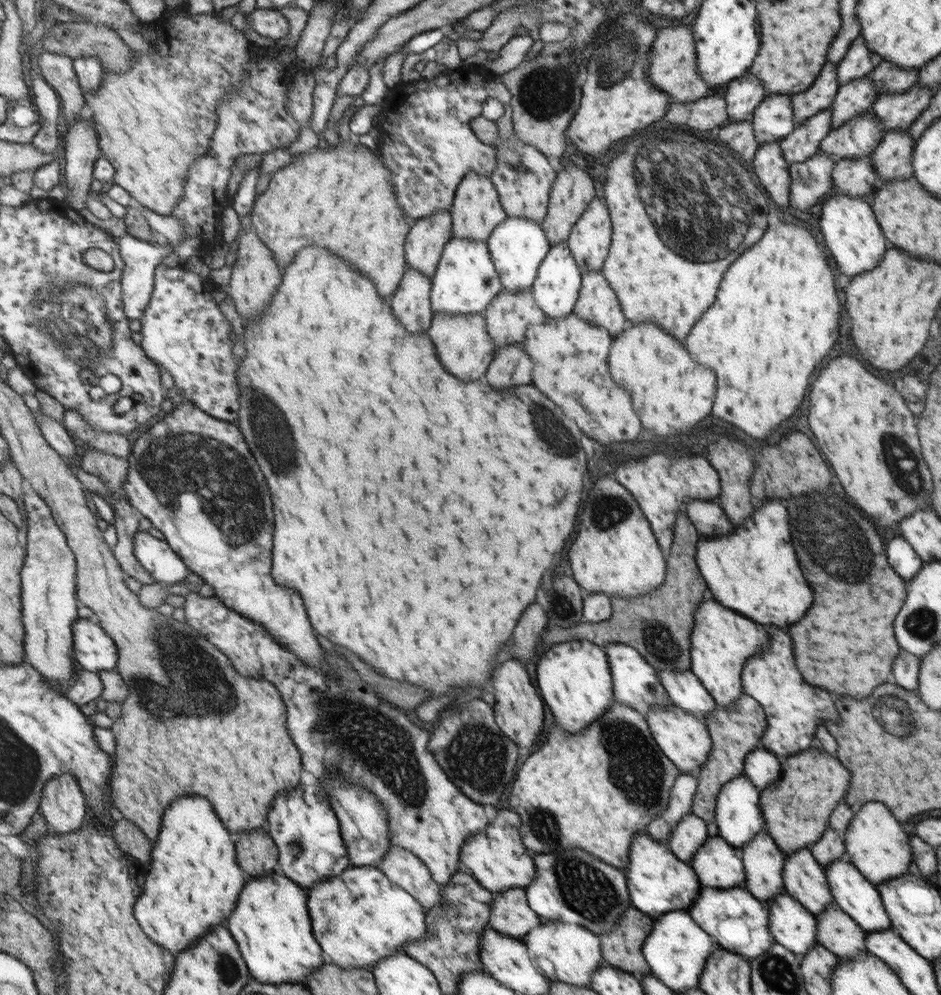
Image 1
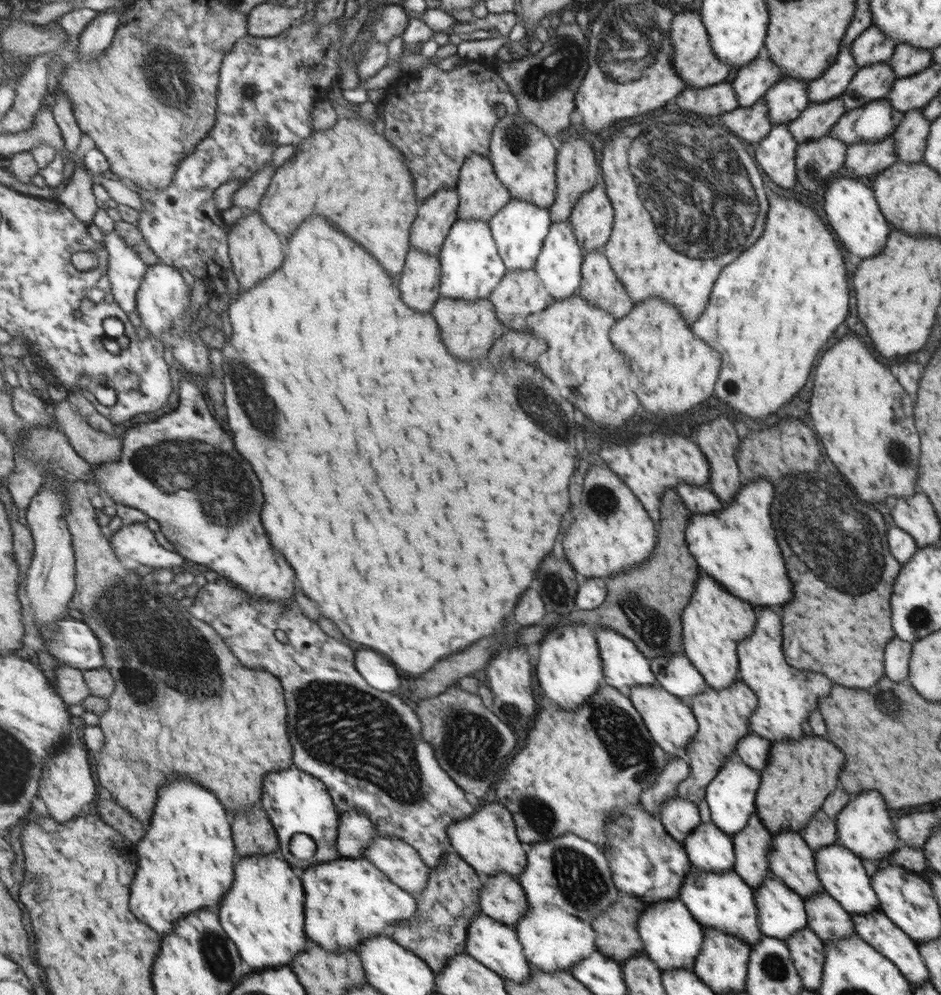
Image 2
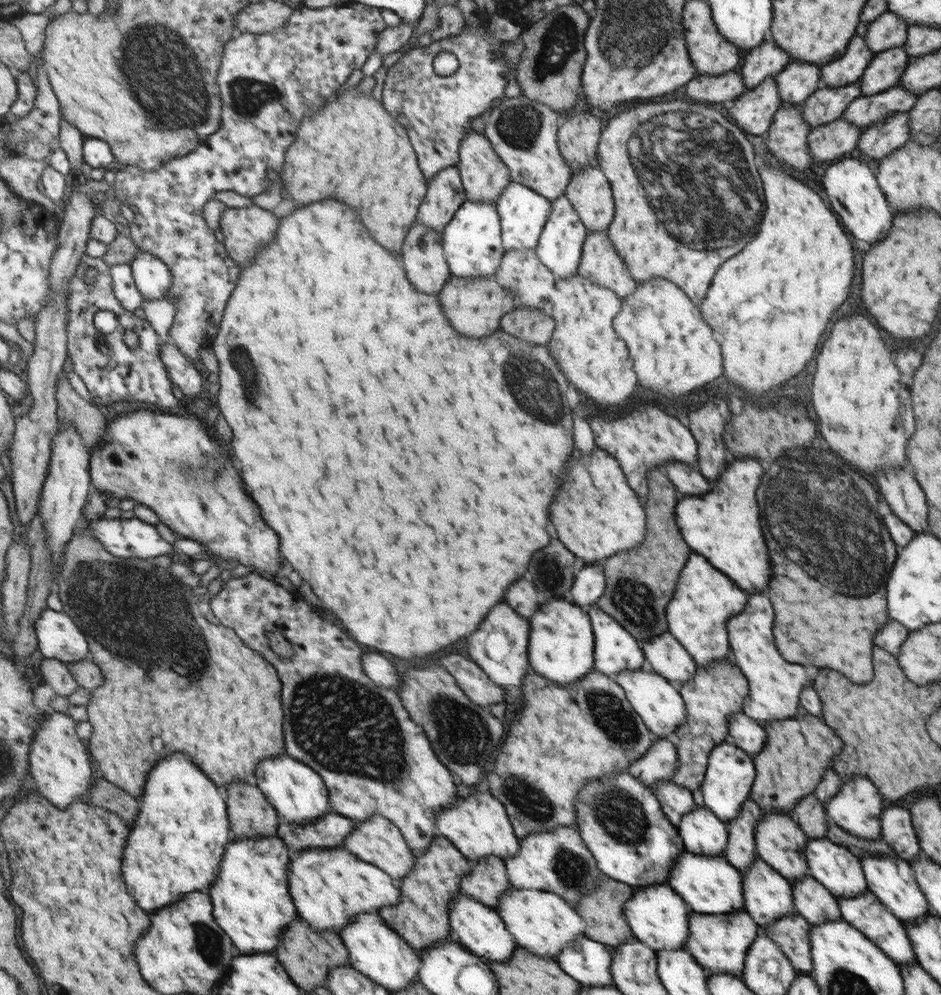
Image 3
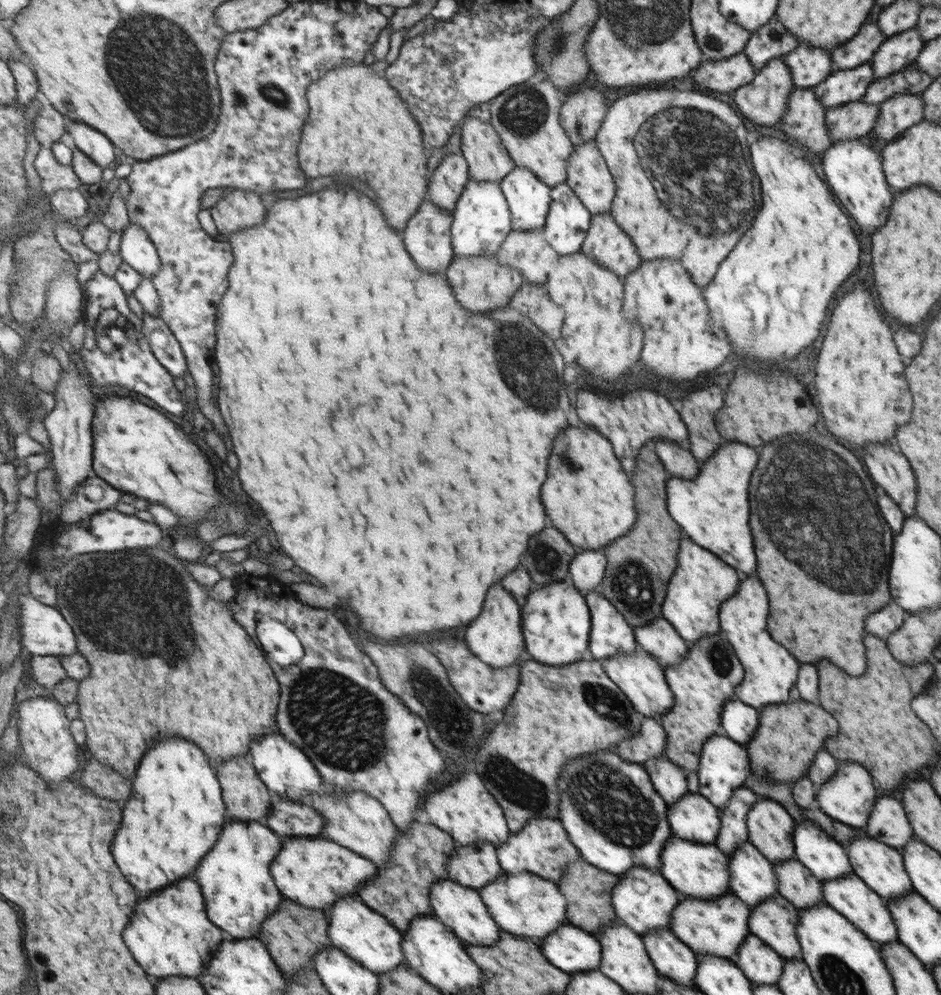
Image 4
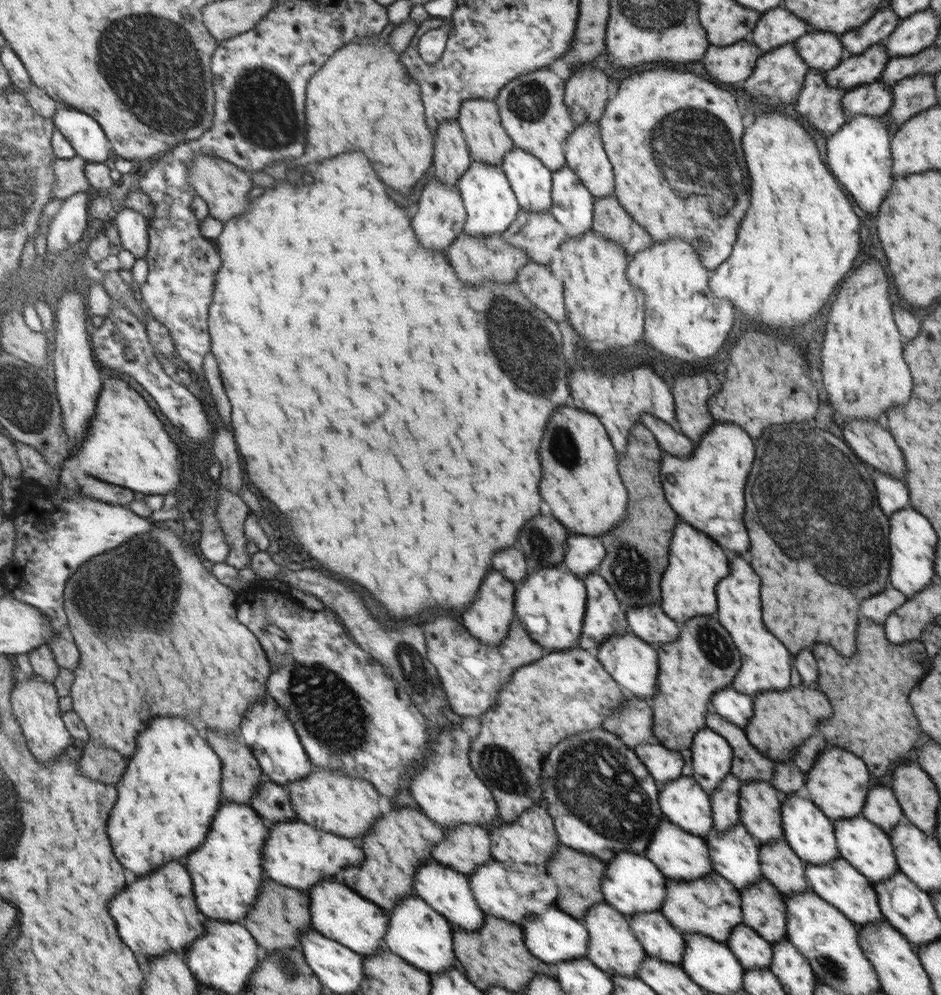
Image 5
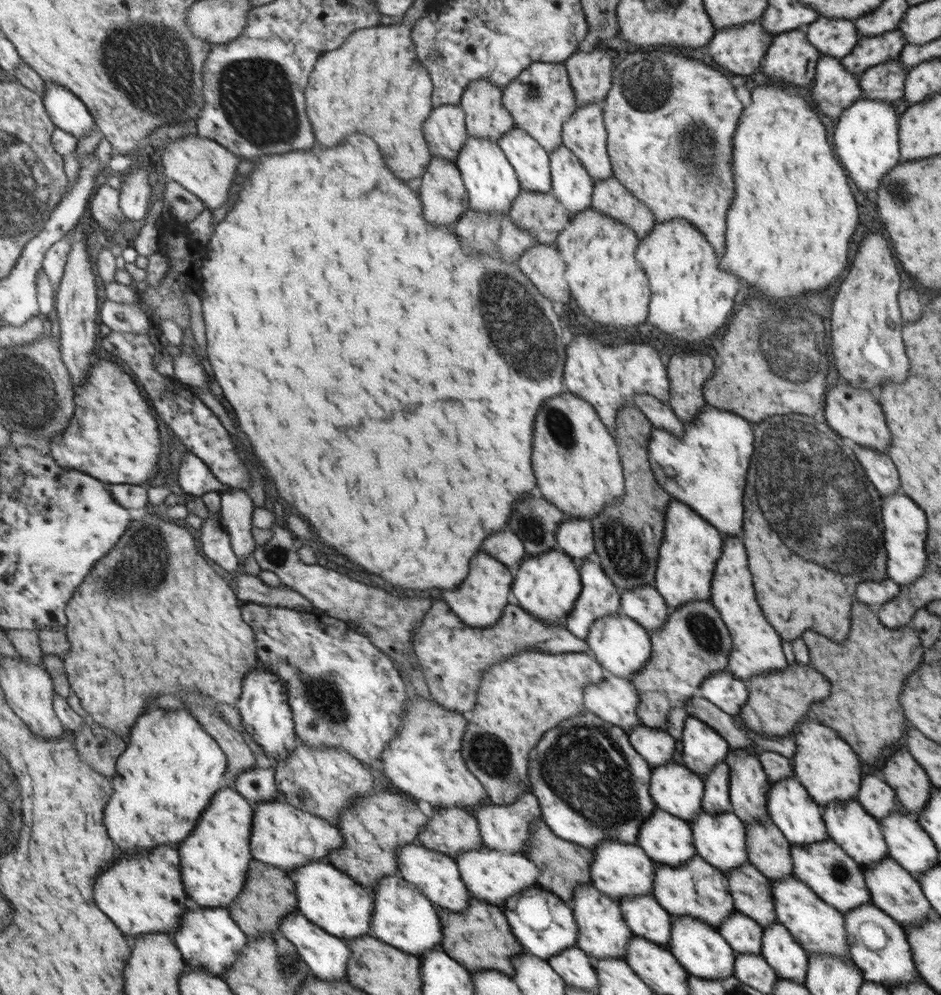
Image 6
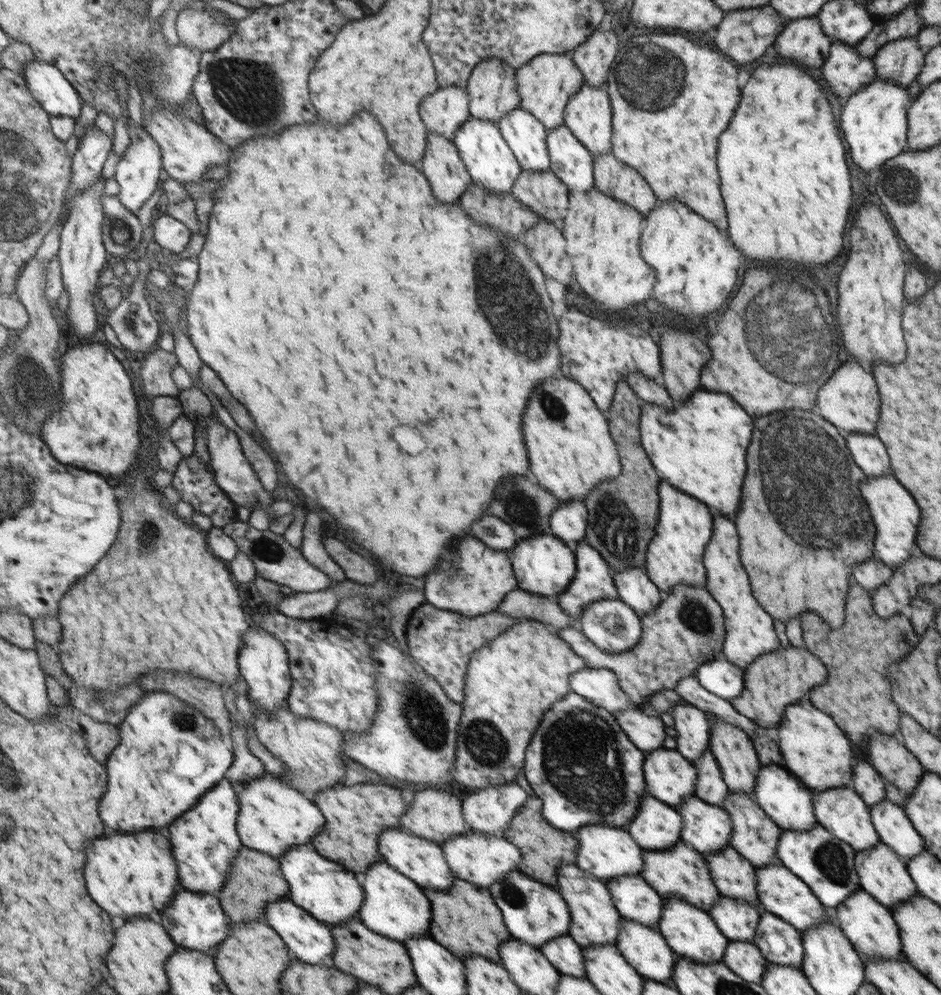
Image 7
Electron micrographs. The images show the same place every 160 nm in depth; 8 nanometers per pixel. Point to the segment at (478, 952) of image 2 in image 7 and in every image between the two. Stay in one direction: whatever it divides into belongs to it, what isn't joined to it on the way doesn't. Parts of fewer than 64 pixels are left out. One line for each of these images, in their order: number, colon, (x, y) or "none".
3: (479, 928)
4: (462, 909)
5: (449, 891)
6: (435, 873)
7: (424, 861)

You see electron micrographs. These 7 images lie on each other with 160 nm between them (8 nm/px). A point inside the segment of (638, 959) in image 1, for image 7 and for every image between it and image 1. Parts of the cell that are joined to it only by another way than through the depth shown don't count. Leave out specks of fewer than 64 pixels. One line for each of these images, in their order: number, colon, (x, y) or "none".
2: (616, 937)
3: (601, 909)
4: (587, 889)
5: (577, 875)
6: (563, 865)
7: (543, 848)

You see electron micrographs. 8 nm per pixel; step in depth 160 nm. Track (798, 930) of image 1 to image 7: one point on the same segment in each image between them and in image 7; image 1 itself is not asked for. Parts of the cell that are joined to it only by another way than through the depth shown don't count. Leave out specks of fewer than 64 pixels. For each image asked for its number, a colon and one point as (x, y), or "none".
2: (781, 912)
3: (767, 895)
4: (751, 878)
5: (734, 853)
6: (719, 839)
7: (707, 828)

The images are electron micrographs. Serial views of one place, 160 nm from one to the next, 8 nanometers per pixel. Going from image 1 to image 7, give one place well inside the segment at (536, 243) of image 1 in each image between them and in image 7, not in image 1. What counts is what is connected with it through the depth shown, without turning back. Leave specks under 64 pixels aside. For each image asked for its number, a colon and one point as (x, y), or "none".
2: (518, 229)
3: (522, 212)
4: (527, 197)
5: (529, 179)
6: (527, 157)
7: (525, 135)

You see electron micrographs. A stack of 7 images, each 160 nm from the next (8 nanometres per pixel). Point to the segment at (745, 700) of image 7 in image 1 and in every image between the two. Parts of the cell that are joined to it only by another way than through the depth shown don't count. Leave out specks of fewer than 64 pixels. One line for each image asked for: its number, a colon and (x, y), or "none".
1: (796, 808)
2: (798, 775)
3: (796, 751)
4: (788, 735)
5: (781, 720)
6: (776, 701)

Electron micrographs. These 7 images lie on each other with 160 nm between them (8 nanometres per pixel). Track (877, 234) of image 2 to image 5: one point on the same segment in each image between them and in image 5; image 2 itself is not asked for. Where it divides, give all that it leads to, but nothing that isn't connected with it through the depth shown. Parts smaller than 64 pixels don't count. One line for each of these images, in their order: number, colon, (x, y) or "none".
3: (851, 188)
4: (853, 169)
5: (859, 153)

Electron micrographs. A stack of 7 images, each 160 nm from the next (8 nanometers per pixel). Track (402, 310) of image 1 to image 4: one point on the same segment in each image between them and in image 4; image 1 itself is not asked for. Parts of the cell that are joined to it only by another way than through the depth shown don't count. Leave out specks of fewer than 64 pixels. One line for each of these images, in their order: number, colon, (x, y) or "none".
2: (420, 282)
3: (424, 251)
4: (430, 237)

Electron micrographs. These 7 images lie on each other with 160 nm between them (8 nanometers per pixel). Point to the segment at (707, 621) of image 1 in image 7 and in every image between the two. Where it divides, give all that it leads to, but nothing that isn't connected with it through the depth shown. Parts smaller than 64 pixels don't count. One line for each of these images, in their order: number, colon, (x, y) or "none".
2: (713, 621)
3: (703, 599)
4: (701, 581)
5: (695, 563)
6: (685, 562)
7: (674, 556)

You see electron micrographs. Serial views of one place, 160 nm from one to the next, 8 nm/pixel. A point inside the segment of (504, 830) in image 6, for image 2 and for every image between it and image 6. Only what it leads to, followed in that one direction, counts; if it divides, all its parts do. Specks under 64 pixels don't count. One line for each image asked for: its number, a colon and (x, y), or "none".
2: (568, 872)
3: (557, 861)
4: (541, 847)
5: (531, 838)

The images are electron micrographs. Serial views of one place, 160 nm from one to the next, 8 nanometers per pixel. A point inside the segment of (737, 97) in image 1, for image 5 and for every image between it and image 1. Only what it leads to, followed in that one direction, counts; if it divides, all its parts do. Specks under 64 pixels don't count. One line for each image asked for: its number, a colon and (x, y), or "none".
2: (750, 83)
3: (768, 59)
4: (771, 41)
5: (777, 26)

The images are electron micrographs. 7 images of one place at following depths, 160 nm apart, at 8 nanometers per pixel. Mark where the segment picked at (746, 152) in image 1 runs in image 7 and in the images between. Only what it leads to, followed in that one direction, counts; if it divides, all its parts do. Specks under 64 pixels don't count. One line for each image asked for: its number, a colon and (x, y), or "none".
2: (751, 123)
3: (753, 110)
4: (763, 101)
5: (778, 75)
6: (790, 59)
7: (801, 42)

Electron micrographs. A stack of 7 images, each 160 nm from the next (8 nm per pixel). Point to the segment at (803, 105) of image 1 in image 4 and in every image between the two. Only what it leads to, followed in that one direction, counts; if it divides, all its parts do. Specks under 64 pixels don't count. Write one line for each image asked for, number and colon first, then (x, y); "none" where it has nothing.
2: (830, 84)
3: (848, 68)
4: (860, 49)

